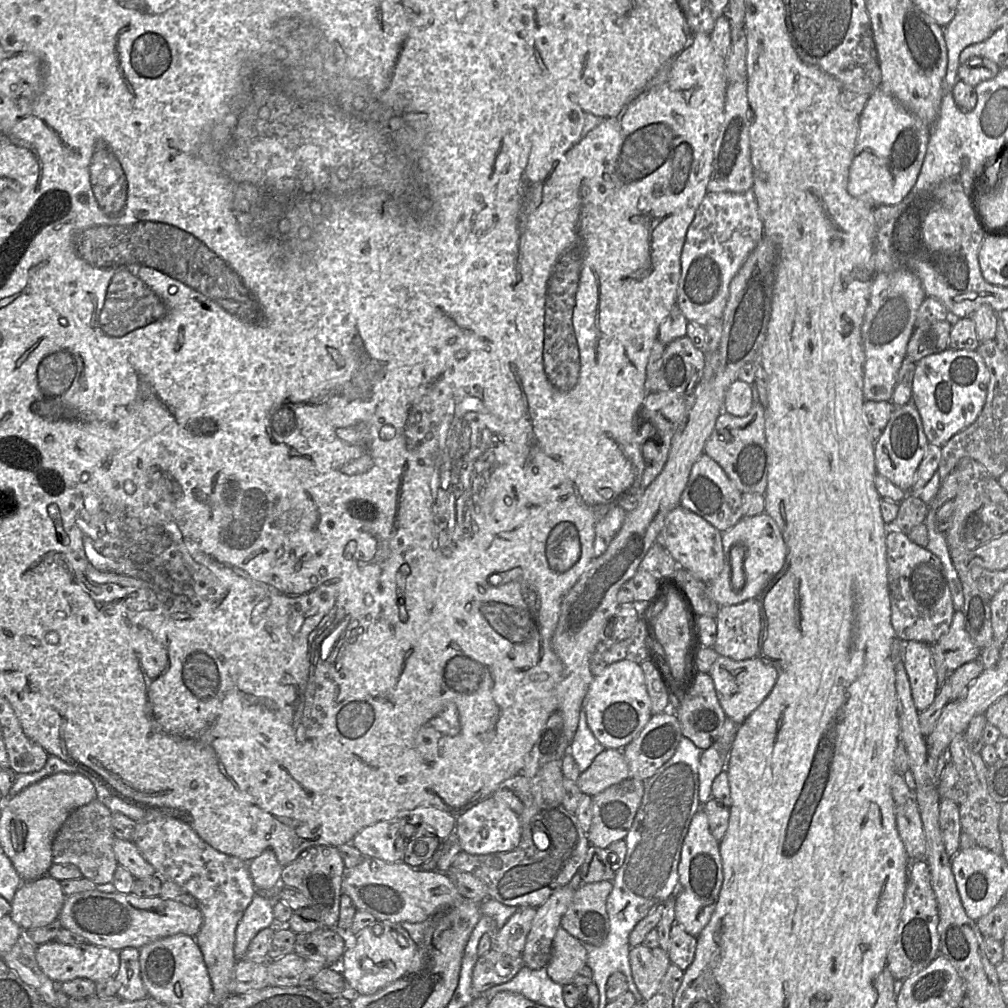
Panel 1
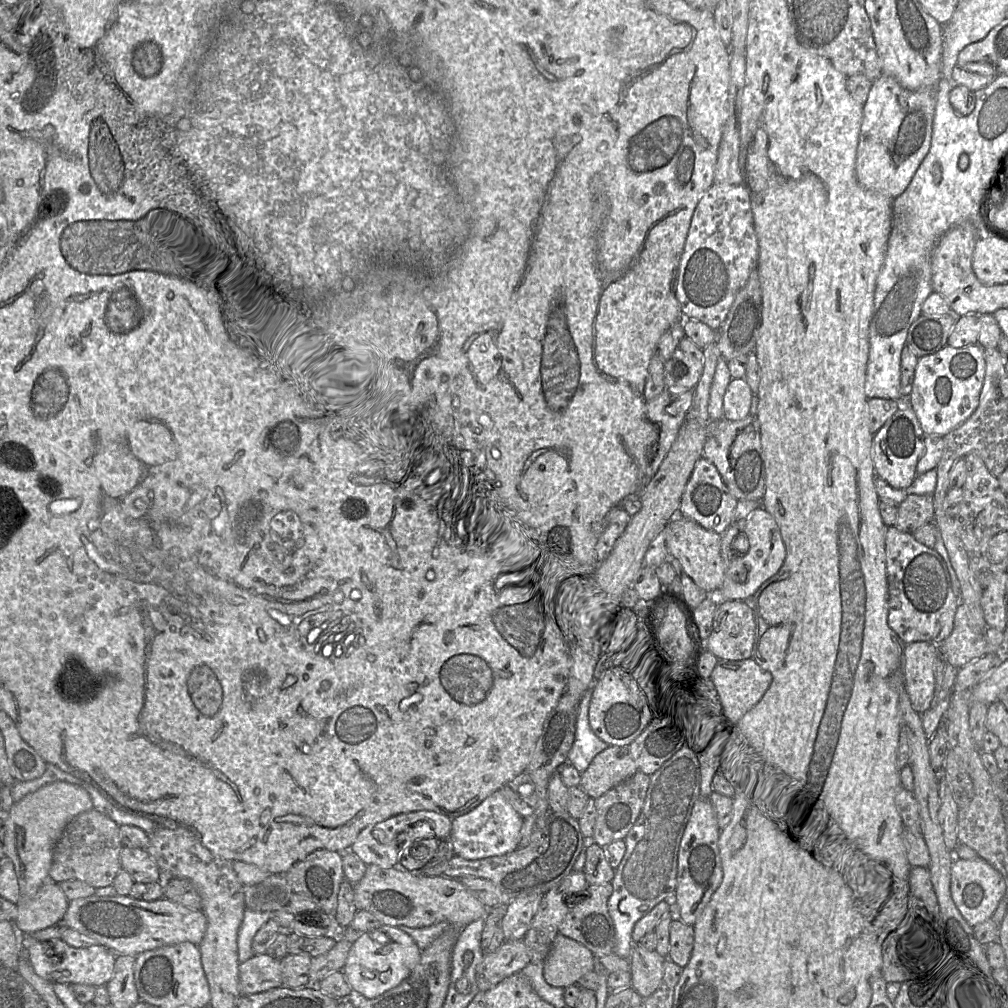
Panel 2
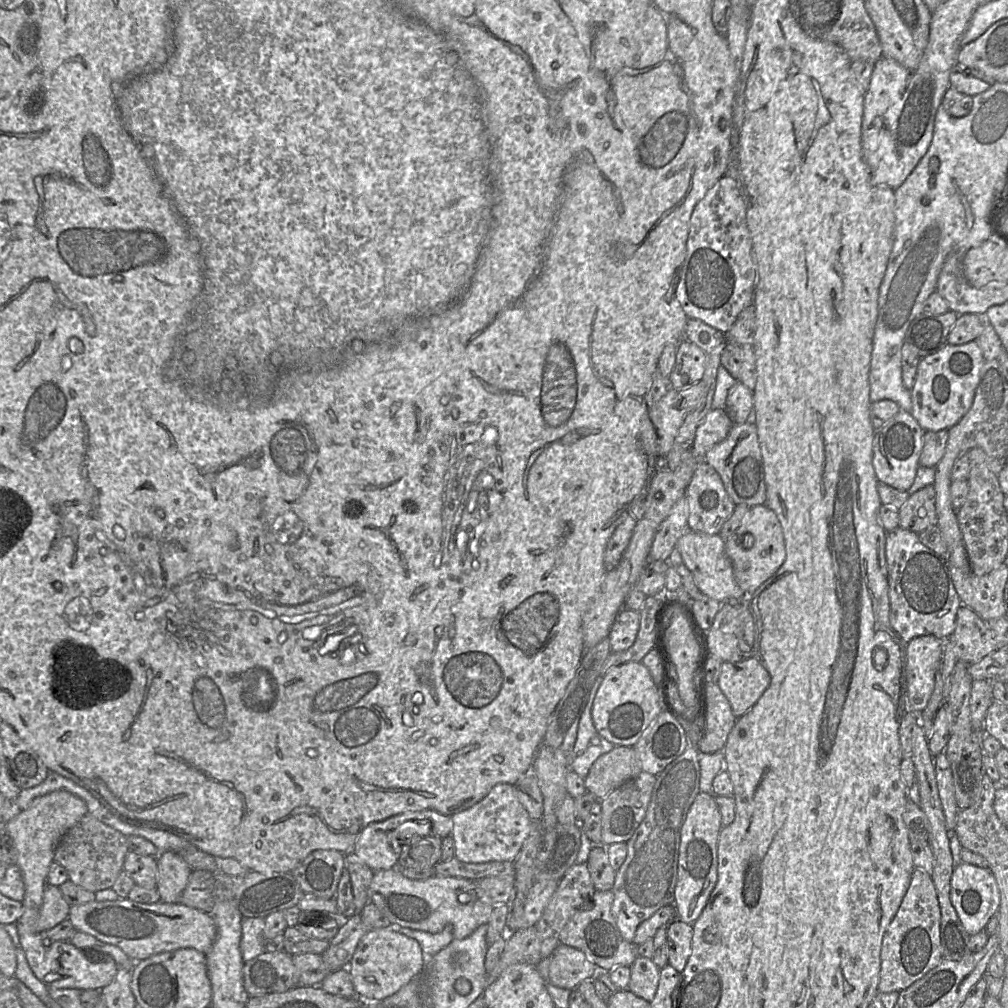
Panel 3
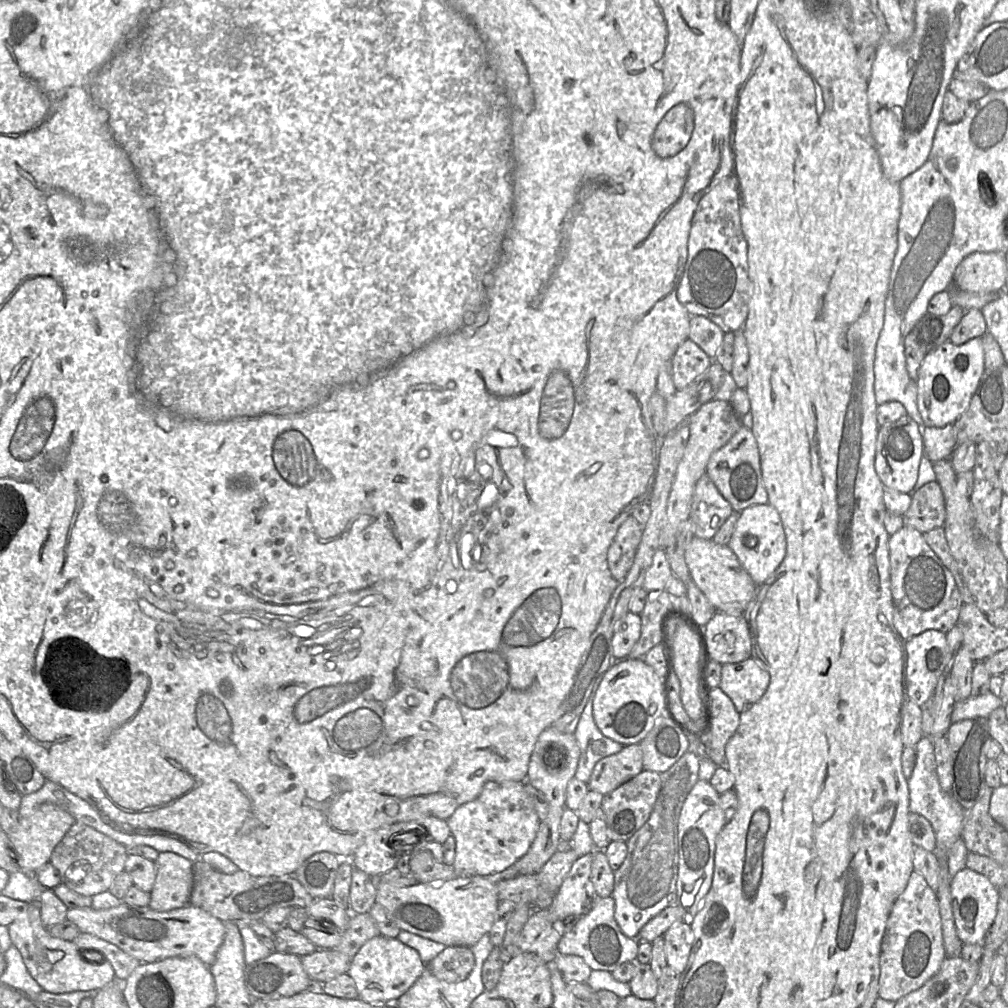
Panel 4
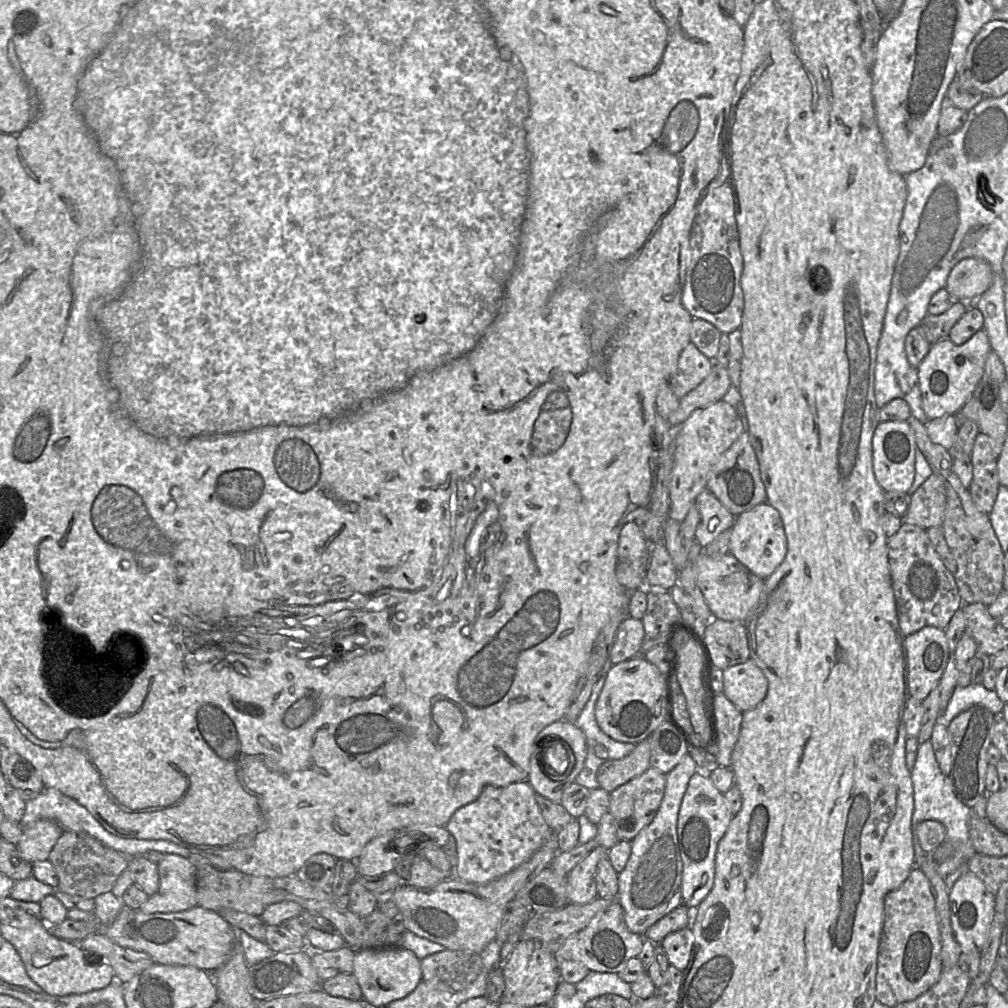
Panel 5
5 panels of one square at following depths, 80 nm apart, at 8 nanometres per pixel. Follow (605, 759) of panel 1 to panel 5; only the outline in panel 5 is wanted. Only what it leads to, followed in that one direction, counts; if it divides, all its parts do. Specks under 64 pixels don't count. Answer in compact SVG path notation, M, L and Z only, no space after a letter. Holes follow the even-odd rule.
M647 737L641 742L637 743L632 752L624 758L606 761L597 770L597 781L599 787L611 793L619 786L627 783L635 777L640 776L651 766L650 755L651 737Z

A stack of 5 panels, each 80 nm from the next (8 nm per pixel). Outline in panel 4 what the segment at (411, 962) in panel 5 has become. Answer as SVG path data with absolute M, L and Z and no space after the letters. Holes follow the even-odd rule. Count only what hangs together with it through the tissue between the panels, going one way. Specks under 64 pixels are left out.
M378 935L368 940L351 961L348 974L354 980L359 999L372 1005L394 1004L421 976L426 964L412 947L399 941Z

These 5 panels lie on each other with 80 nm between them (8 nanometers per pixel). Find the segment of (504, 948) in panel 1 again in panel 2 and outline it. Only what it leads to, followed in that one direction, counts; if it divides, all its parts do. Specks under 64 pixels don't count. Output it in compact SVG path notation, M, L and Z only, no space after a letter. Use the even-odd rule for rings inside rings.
M531 894L517 898L506 907L501 928L505 941L515 941L524 938L532 919L536 915L543 895Z

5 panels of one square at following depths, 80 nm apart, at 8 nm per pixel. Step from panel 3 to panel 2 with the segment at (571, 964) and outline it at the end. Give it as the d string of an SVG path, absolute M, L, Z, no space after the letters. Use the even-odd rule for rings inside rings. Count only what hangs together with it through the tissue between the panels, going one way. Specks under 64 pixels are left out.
M558 933L544 961L545 981L554 987L577 984L586 973L595 971L593 953L579 942Z

